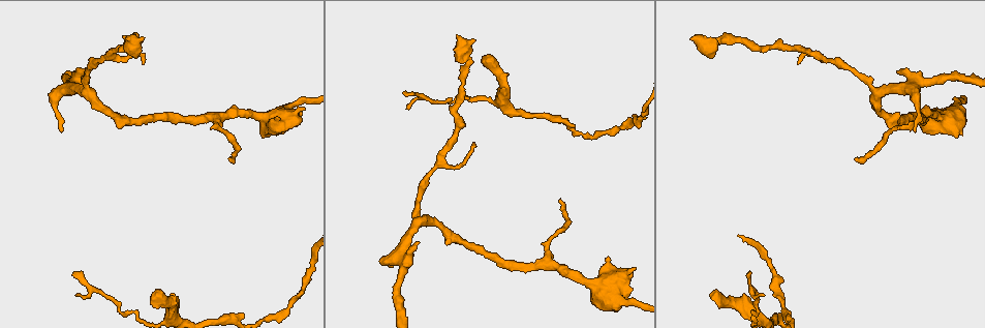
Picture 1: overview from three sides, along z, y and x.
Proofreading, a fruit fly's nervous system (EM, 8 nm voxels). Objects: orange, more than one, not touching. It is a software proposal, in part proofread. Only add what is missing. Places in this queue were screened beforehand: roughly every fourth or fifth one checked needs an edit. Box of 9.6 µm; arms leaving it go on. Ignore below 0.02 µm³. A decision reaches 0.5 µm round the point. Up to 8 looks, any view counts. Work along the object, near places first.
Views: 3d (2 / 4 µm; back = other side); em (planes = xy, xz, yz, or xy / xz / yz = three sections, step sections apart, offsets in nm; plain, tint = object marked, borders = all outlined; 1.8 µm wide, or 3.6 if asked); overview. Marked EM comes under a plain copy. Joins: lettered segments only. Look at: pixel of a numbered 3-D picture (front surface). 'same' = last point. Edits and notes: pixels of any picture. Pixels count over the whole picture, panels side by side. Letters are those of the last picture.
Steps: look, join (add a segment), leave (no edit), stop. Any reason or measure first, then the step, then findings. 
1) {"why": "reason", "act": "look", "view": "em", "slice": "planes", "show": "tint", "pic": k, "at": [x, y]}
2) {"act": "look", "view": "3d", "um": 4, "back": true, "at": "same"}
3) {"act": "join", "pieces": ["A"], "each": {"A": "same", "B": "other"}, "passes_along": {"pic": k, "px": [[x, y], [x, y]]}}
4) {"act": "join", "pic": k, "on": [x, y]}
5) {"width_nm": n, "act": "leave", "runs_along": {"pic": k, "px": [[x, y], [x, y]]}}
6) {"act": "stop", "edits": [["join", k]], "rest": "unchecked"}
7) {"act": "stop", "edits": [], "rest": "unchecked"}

{"why": "an open end", "act": "look", "view": "3d", "um": 2, "pic": 1, "at": [899, 71]}

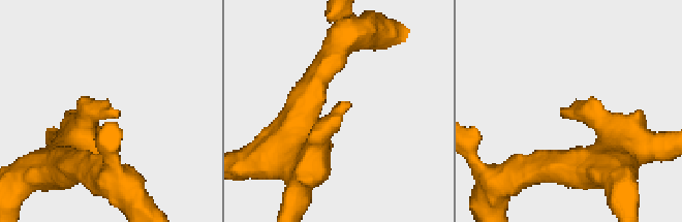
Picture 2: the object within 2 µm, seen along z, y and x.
{"why": "need the tissue", "act": "look", "view": "em", "slice": "planes", "show": "borders", "pic": 2, "at": [563, 112]}

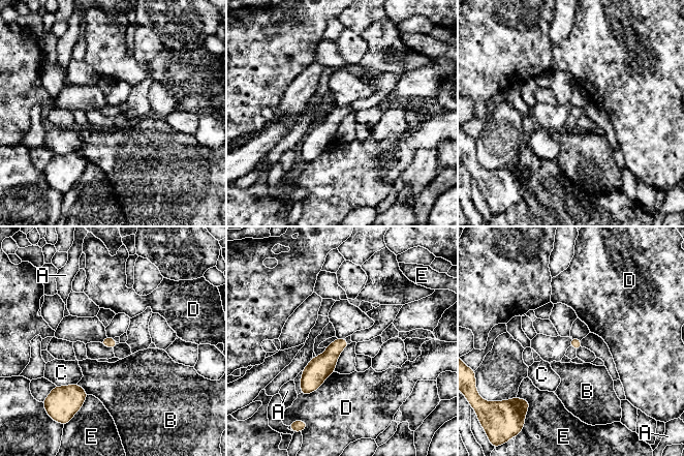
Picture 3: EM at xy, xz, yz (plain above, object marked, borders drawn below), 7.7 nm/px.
{"act": "leave", "each": {"A": "other", "B": "other", "C": "other", "D": "other", "E": "other"}, "runs_along": {"pic": 3, "px": [[344, 341], [316, 371], [305, 391]]}, "found": "no lettered segment goes on from it"}

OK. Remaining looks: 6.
{"why": "thin end", "act": "look", "view": "3d", "um": 2, "pic": 1, "at": [230, 156]}

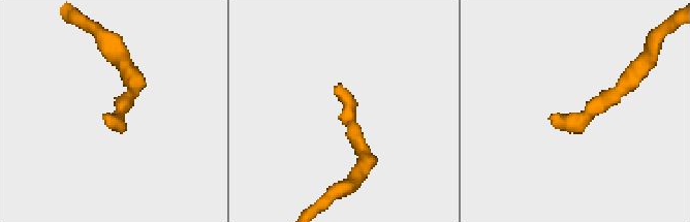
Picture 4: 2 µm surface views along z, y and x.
{"why": "shape alone is not enough", "act": "look", "view": "em", "slice": "planes", "show": "borders", "pic": 4, "at": [338, 85]}

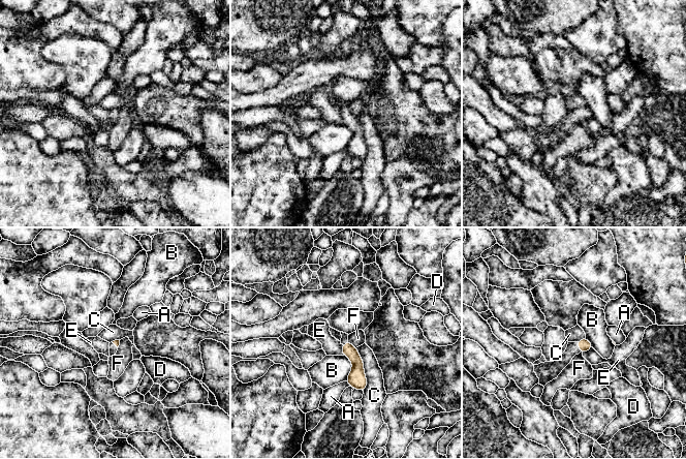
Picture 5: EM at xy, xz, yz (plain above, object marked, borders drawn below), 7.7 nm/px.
{"act": "leave", "each": {"A": "other", "B": "other", "C": "other", "D": "other", "E": "other", "F": "other"}, "border": {"pic": 5, "px": [[355, 347], [366, 378], [364, 392]]}, "found": "none of them fits"}

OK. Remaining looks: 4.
{"why": "free end", "act": "look", "view": "em", "slice": "yz", "step": 4, "show": "tint", "pic": 1, "at": [473, 39]}

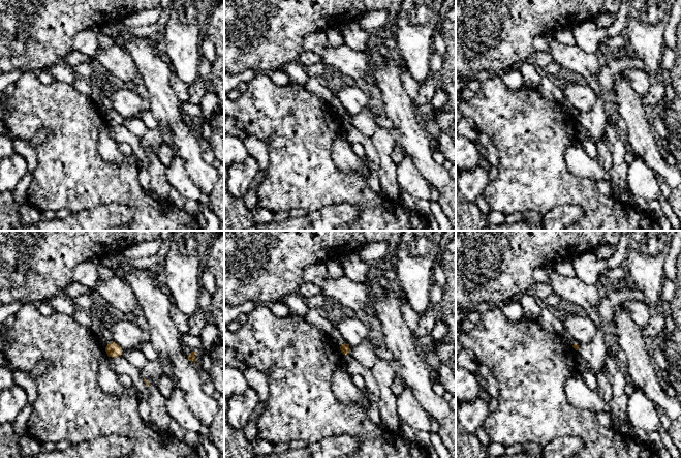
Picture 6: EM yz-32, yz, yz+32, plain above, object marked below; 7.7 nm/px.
{"act": "look", "view": "em", "slice": "planes", "show": "borders", "at": "same"}

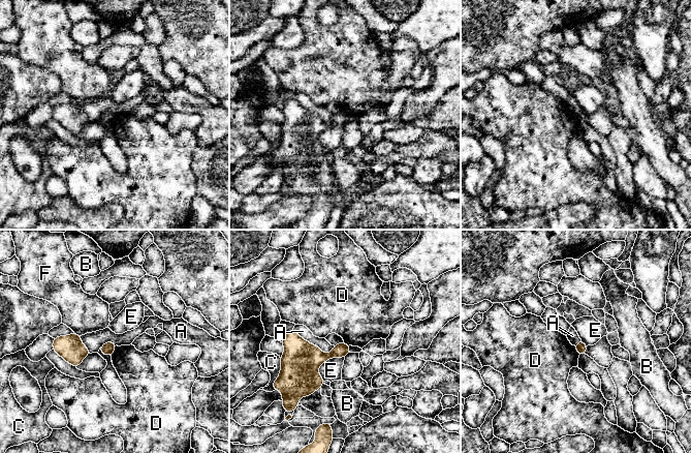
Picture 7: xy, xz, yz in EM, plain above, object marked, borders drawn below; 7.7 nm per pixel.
{"act": "leave", "each": {"A": "other", "B": "other", "C": "other", "D": "other", "E": "other", "F": "other"}, "border": {"pic": 7, "px": [[293, 329], [325, 354], [332, 352]]}, "found": "none of them fits"}

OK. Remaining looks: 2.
{"act": "stop", "edits": [], "rest": "unchecked"}

